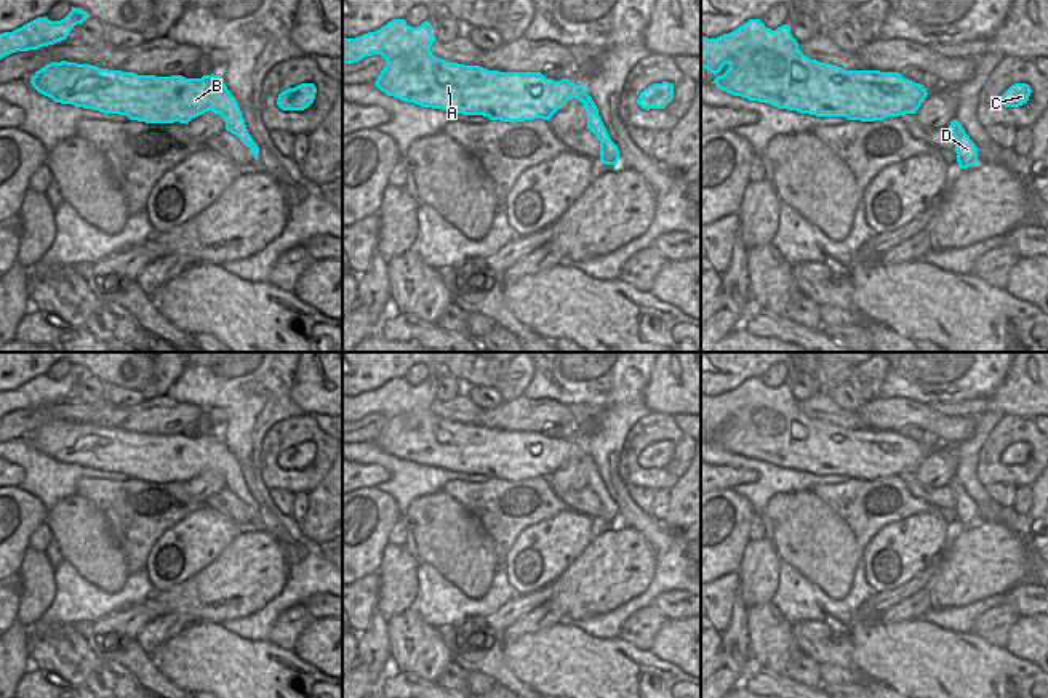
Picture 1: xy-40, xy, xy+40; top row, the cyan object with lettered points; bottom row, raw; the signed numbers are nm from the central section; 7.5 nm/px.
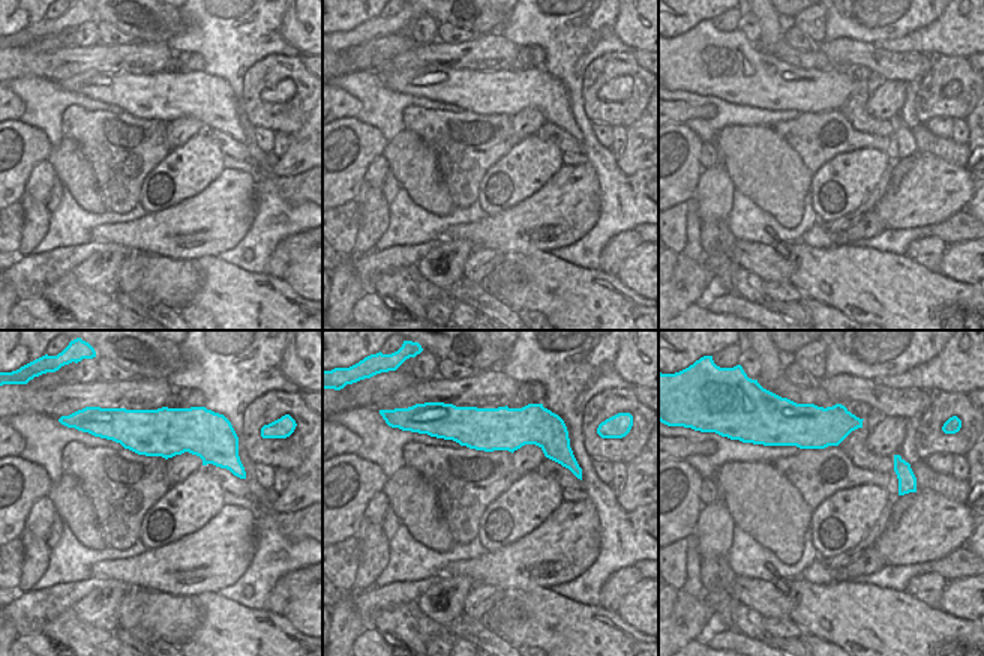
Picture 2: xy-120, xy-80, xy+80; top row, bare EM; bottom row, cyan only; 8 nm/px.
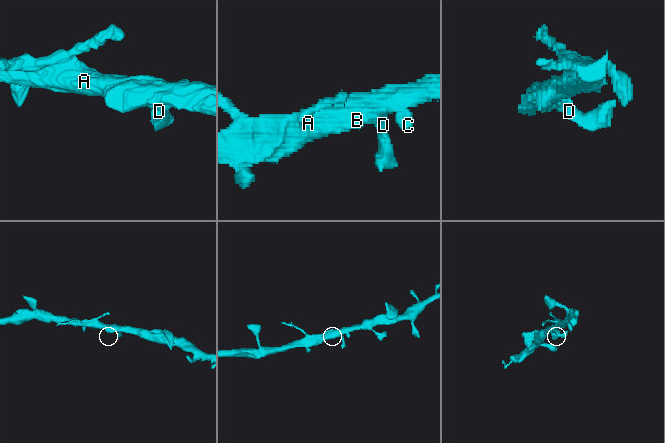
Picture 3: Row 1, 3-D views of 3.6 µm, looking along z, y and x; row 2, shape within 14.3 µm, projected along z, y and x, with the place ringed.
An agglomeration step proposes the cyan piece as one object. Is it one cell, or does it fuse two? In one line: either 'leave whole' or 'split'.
leave whole

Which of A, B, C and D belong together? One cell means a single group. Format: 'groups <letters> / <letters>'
groups A B C D

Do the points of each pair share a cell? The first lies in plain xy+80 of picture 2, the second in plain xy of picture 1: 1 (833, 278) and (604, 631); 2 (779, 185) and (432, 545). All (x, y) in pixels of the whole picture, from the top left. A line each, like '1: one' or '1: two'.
1: two
2: one

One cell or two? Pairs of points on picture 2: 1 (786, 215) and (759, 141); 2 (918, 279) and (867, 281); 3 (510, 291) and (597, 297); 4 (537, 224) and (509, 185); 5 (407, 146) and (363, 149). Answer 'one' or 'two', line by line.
1: one
2: one
3: one
4: two
5: two

